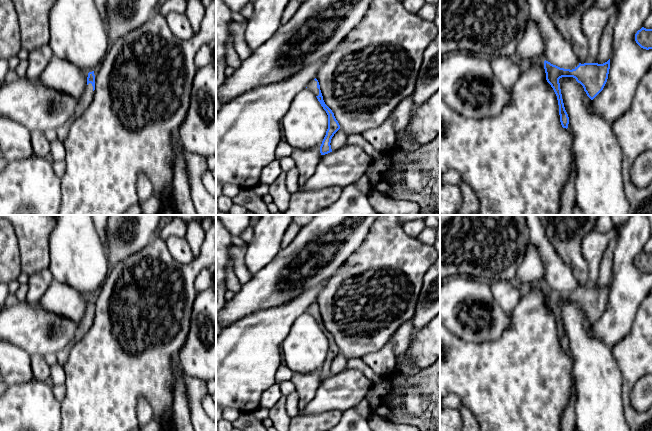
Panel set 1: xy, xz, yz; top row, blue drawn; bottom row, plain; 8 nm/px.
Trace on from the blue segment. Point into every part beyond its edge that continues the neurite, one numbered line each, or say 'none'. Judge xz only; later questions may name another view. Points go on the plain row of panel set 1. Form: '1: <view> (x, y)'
1: xz (312, 310)

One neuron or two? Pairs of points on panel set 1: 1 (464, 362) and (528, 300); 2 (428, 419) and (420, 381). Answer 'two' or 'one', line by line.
1: one
2: one

